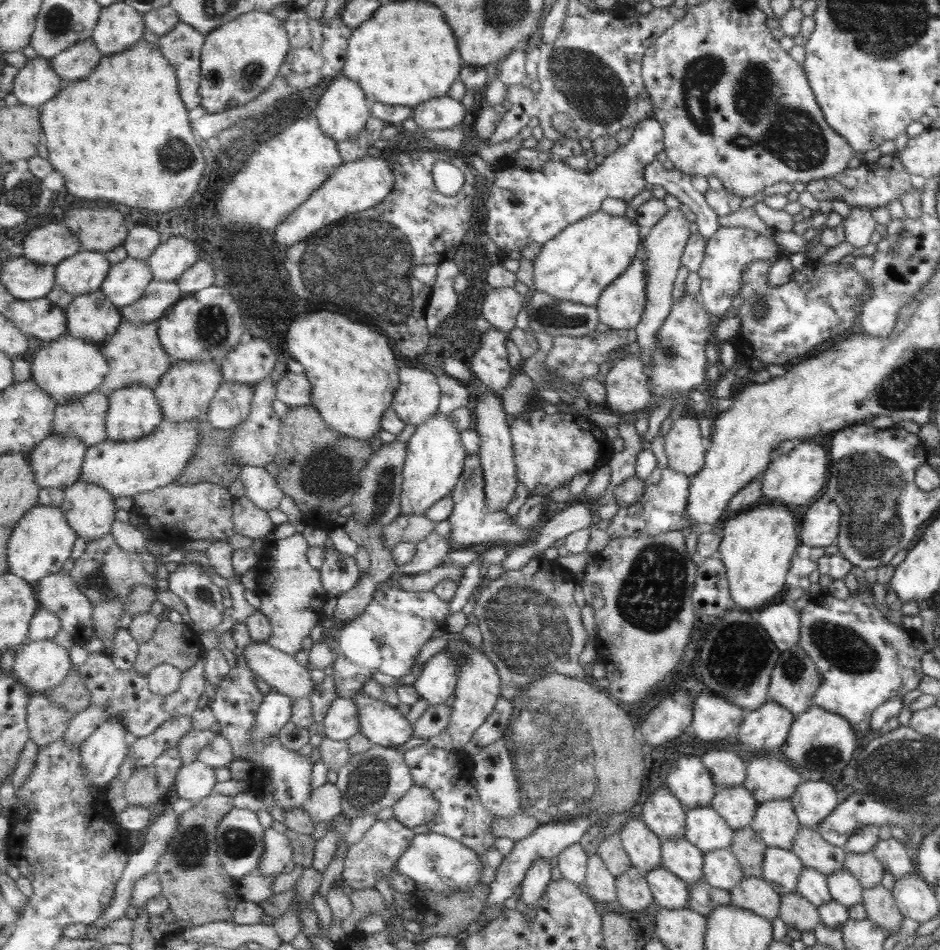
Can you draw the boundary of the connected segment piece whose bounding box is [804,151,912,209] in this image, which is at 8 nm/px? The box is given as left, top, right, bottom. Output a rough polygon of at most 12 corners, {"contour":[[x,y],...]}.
{"contour":[[894,151],[810,180],[816,201],[873,209],[912,188]]}

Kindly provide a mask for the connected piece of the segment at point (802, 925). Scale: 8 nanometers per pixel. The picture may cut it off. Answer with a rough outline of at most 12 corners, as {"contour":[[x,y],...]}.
{"contour":[[796,893],[779,895],[778,918],[787,928],[813,932],[817,908]]}

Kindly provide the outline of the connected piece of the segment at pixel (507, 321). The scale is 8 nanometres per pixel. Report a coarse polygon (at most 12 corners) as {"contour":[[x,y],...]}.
{"contour":[[491,288],[483,316],[510,332],[528,299],[515,288]]}

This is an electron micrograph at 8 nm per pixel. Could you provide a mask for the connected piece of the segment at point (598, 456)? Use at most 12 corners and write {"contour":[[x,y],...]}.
{"contour":[[535,410],[511,424],[518,482],[569,486],[611,463],[602,430]]}

